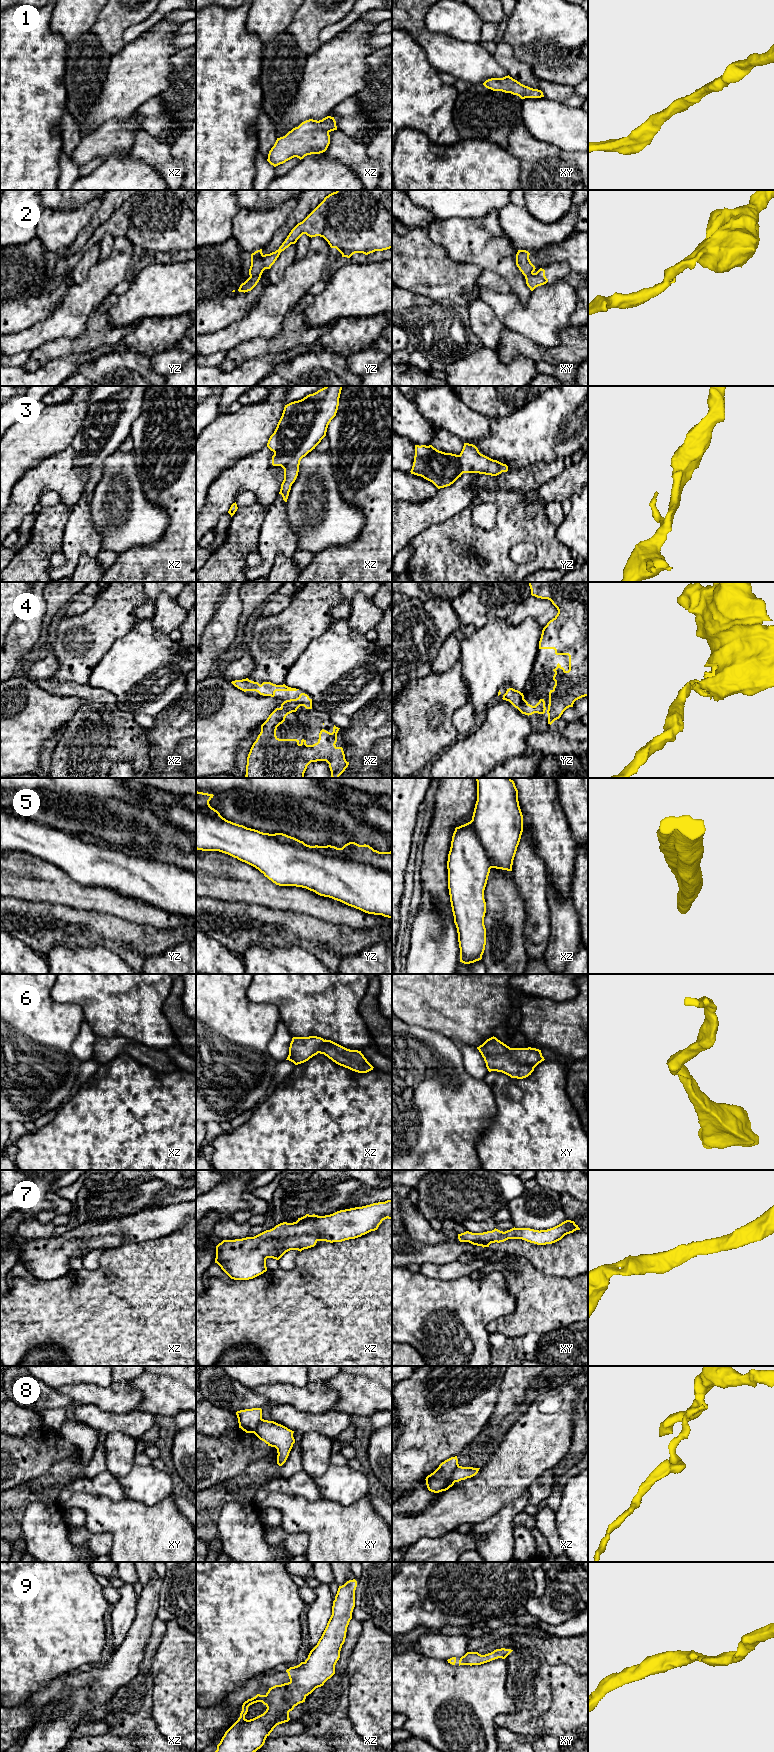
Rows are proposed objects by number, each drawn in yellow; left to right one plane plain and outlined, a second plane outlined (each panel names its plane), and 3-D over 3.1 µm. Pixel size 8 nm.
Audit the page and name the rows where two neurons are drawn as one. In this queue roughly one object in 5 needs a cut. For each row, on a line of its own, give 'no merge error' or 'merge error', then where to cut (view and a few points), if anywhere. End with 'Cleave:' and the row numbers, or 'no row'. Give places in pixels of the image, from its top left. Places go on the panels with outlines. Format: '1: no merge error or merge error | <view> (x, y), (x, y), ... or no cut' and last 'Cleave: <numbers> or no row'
1: no merge error | no cut
2: no merge error | no cut
3: no merge error | no cut
4: no merge error | no cut
5: merge error | yz (264, 833), (391, 874)
6: no merge error | no cut
7: no merge error | no cut
8: merge error | xz (458, 1465), (452, 1473), (452, 1480), (454, 1482)
9: no merge error | no cut
Cleave: 5, 8

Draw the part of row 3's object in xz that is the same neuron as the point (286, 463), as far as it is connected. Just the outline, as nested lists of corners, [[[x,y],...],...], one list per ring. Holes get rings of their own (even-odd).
[[[325,386],[301,400],[285,405],[282,416],[274,433],[270,436],[267,447],[274,452],[272,465],[284,469],[284,480],[279,494],[287,502],[292,484],[295,482],[300,461],[321,442],[326,436],[331,420],[336,416],[342,386]]]

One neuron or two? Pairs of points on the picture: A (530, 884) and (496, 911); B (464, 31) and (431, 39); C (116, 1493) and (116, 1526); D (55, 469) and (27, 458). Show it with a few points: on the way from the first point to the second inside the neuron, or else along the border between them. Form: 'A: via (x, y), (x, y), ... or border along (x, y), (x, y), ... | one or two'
A: border along (511, 871), (526, 915) | two
B: border along (425, 22), (425, 26), (435, 33), (468, 41) | two
C: border along (93, 1494), (114, 1500), (126, 1499) | two
D: border along (59, 451), (43, 458), (28, 468), (20, 477) | two

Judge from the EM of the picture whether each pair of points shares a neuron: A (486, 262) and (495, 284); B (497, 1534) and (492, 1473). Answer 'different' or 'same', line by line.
A: different
B: different

